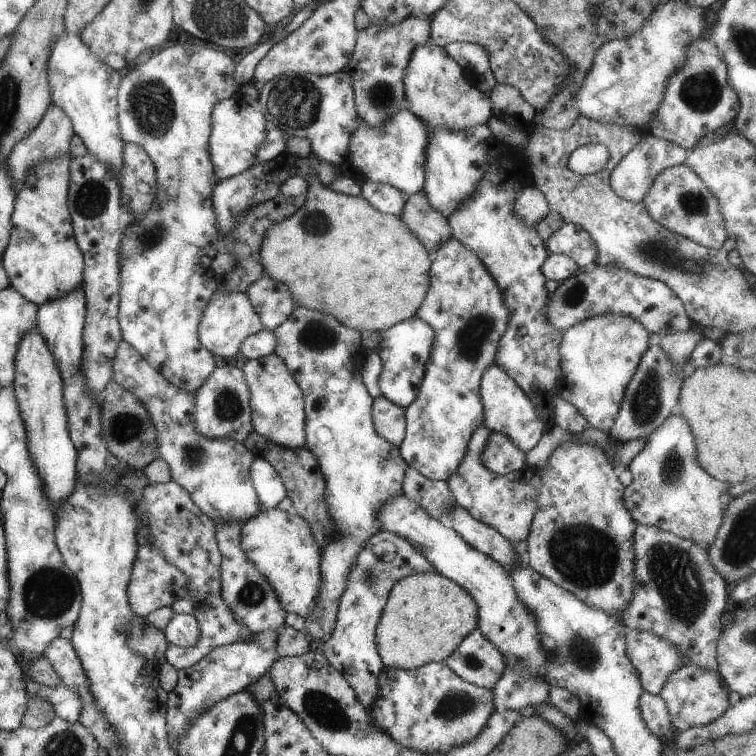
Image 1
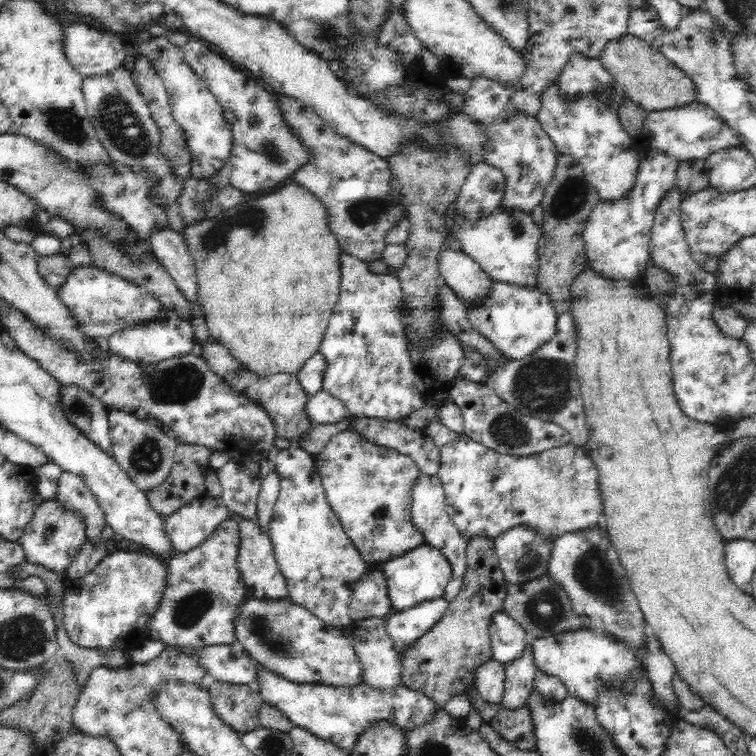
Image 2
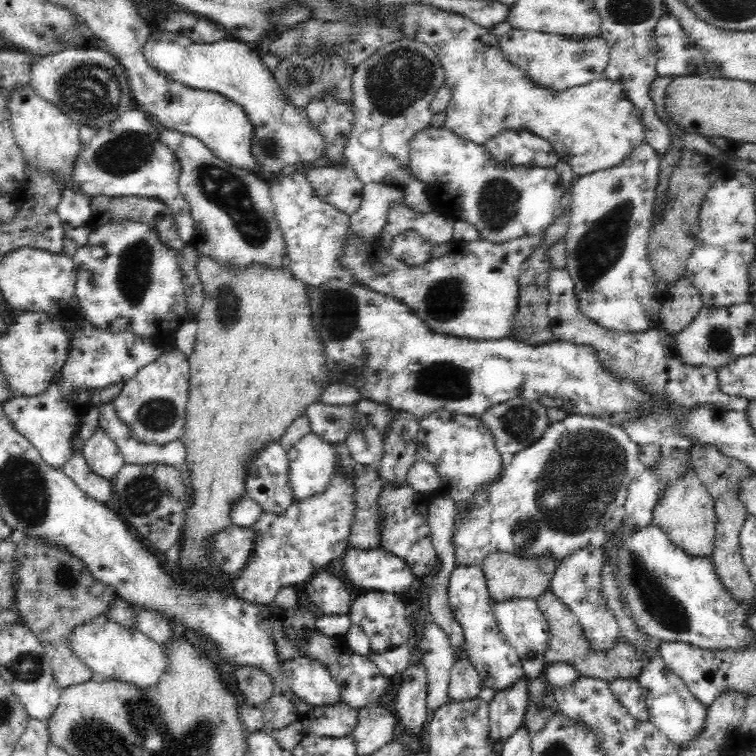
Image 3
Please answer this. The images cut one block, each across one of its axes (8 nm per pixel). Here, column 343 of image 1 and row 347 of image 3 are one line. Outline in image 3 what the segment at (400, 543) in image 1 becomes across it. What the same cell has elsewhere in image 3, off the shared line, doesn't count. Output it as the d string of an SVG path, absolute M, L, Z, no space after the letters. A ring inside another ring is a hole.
M554 269L550 271L549 278L550 298L548 314L550 319L550 330L553 340L572 342L576 346L589 346L603 370L612 374L612 378L618 382L631 382L635 384L643 394L649 396L647 405L633 419L626 419L619 427L629 436L632 442L638 446L655 444L661 450L690 451L697 443L684 435L678 426L679 418L684 414L690 414L696 408L713 408L713 410L736 410L745 411L748 401L745 398L736 398L722 394L718 388L718 377L716 371L708 365L692 366L684 363L679 358L679 347L676 337L671 335L665 327L660 324L650 330L638 332L617 333L612 329L605 329L592 321L592 319L580 314L578 297L574 291L574 281L567 269Z

